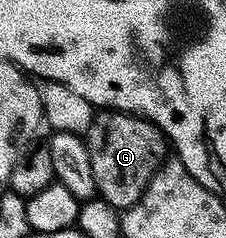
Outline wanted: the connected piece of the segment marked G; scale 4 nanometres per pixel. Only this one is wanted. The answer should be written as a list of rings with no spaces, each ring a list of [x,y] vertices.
[[[121,110],[97,113],[87,132],[86,141],[90,164],[94,167],[96,193],[119,212],[134,208],[138,200],[142,200],[146,188],[150,188],[154,176],[170,158],[170,143],[165,138],[164,131],[159,130],[147,118],[123,114]]]

